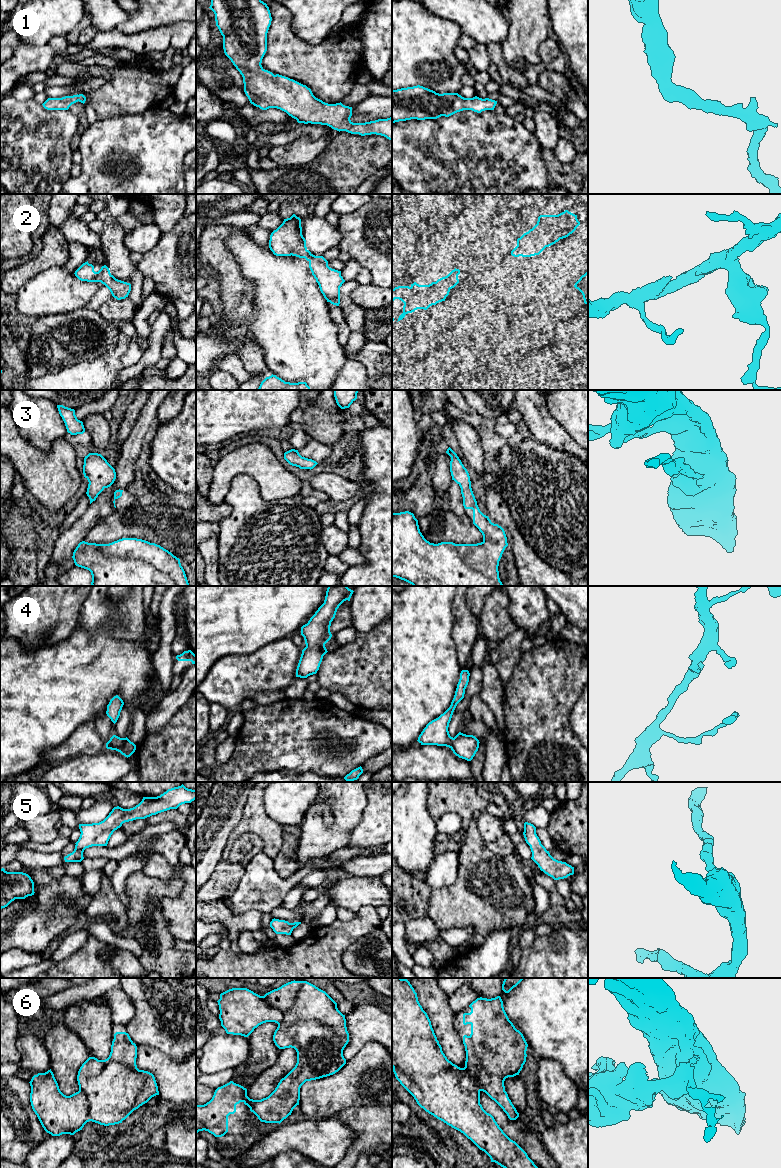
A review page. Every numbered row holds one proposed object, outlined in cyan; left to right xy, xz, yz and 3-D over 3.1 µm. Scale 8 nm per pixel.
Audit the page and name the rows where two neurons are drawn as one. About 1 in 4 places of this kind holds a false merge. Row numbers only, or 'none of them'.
none of them

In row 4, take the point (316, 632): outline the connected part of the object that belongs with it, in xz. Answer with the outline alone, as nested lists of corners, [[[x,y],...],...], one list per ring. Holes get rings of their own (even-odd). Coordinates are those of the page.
[[[328,586],[324,603],[307,624],[301,627],[306,647],[296,669],[296,677],[307,678],[319,670],[323,656],[328,652],[325,644],[331,639],[331,622],[337,609],[346,600],[350,601],[353,590],[347,586]]]

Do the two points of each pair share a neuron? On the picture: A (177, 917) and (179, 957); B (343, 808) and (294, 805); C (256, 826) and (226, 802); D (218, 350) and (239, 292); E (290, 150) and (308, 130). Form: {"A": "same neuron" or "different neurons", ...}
{"A": "different neurons", "B": "different neurons", "C": "different neurons", "D": "different neurons", "E": "different neurons"}

